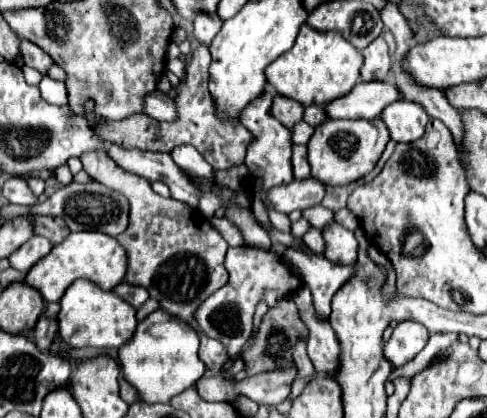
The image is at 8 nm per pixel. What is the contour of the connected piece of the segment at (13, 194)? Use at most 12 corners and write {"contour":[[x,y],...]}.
{"contour":[[12,176],[4,182],[2,194],[12,204],[36,206],[24,178]]}

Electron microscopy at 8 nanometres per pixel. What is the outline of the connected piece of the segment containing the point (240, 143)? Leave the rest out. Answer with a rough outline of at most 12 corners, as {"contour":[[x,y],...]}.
{"contour":[[210,52],[192,54],[178,120],[130,116],[92,126],[124,148],[192,144],[214,170],[244,162],[252,134],[220,120],[208,94]]}

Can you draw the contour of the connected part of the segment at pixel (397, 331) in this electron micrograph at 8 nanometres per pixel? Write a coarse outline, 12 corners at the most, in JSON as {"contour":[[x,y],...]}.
{"contour":[[414,320],[398,322],[384,354],[400,368],[430,334]]}

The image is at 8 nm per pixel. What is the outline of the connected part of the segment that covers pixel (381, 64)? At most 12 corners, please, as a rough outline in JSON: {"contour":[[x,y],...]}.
{"contour":[[378,36],[364,48],[360,78],[386,80],[392,58],[388,44]]}

